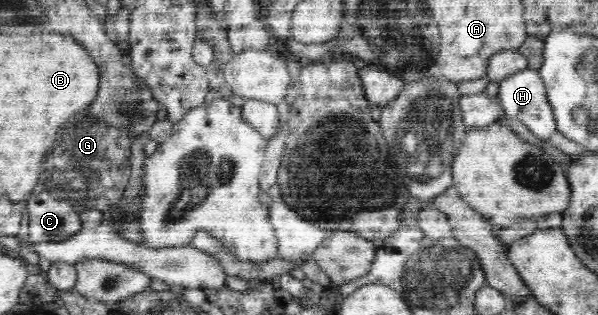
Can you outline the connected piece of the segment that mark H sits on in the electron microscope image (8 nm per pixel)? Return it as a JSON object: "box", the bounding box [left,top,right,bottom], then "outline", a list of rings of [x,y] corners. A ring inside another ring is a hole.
{"box":[497,69,556,139],"outline":[[[523,69],[503,80],[497,95],[507,118],[515,118],[537,134],[540,139],[548,139],[556,131],[556,120],[549,104],[540,71]]]}

